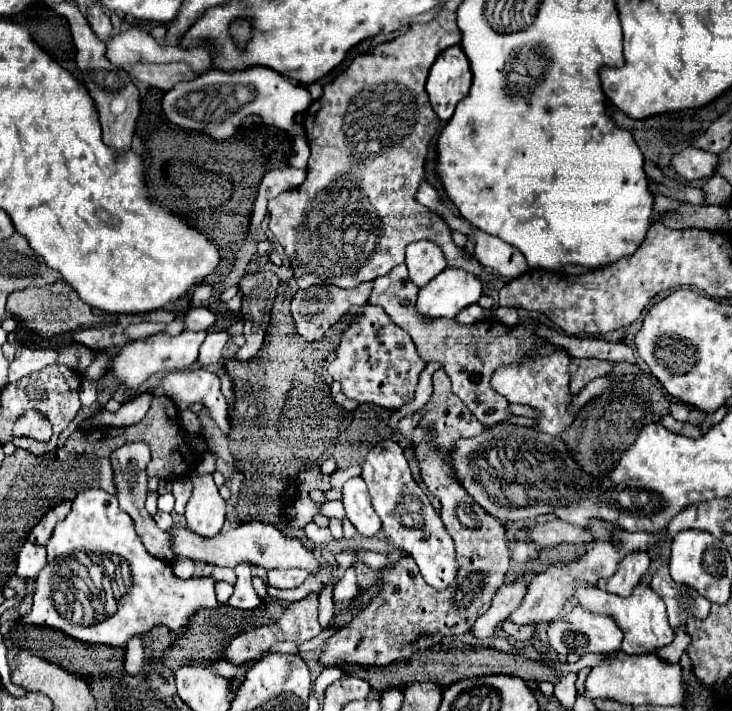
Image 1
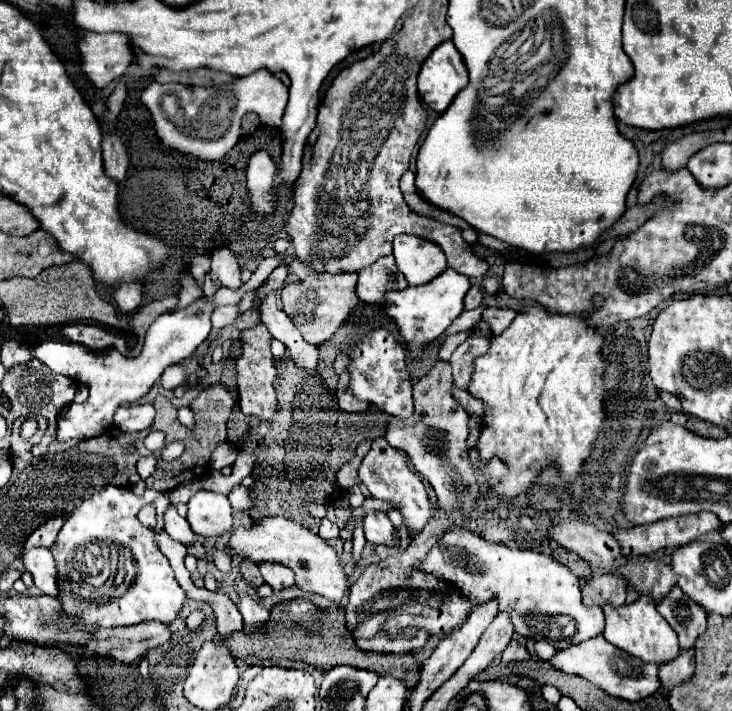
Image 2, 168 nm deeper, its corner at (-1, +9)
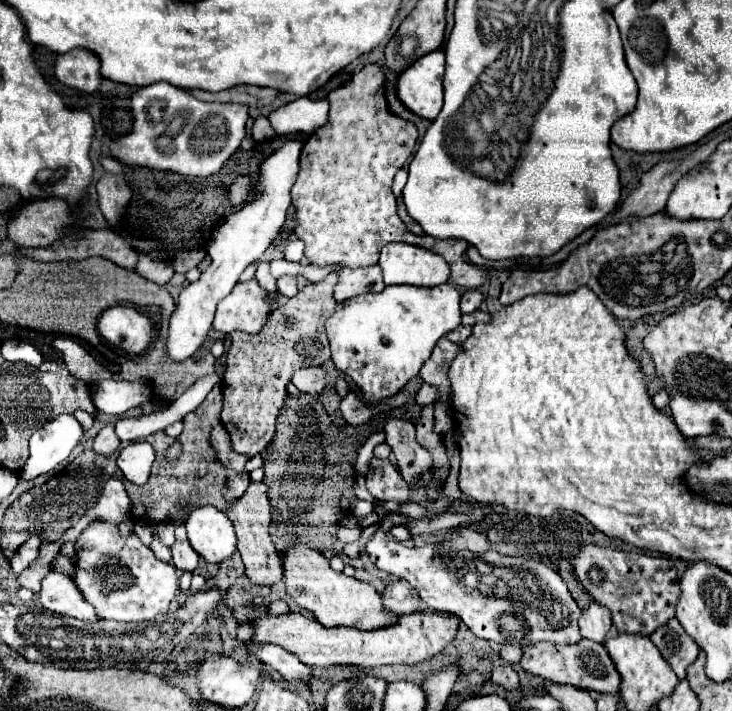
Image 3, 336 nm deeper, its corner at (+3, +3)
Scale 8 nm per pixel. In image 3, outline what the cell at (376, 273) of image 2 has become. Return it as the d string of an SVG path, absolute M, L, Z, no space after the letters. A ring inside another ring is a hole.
M378 266L366 268L342 268L338 272L338 284L334 286L336 302L344 302L346 298L360 296L364 292L380 292L384 290L384 280L380 278Z

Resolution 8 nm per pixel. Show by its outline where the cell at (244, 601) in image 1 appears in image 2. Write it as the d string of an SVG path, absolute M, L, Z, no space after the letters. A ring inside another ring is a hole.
M240 592L236 598L236 606L240 614L244 616L244 630L252 632L262 628L262 624L268 620L268 608L264 608L262 600L254 596L254 592Z

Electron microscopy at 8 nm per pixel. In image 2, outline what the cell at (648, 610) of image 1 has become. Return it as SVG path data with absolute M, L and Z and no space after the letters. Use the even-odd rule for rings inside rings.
M640 596L632 604L624 604L624 606L606 604L604 606L604 614L608 620L606 640L612 642L614 646L626 650L628 654L642 658L644 662L662 664L664 660L672 660L672 656L676 656L676 652L680 652L680 646L678 646L676 632L670 628L668 622L664 622L660 612L656 610L656 604L652 604L652 602L654 602L652 596Z

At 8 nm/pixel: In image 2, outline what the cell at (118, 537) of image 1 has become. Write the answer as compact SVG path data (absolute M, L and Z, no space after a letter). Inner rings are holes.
M106 486L104 490L100 490L98 494L82 500L80 506L76 506L72 510L70 516L66 516L62 530L58 532L58 538L54 542L54 546L50 548L54 560L56 560L56 568L58 568L58 602L62 606L60 610L60 618L68 618L72 620L74 628L78 632L82 632L84 636L94 636L98 630L104 628L124 628L124 626L134 626L140 622L162 622L162 624L172 624L178 616L178 612L182 610L184 602L186 602L186 592L182 590L182 586L178 584L178 580L174 578L174 572L166 560L166 556L156 548L154 542L154 530L146 528L138 522L136 514L142 506L153 503L161 493L147 489L142 497L134 496L134 492L128 486ZM88 542L118 542L126 554L130 554L132 564L134 564L134 580L114 580L112 578L112 586L98 586L98 578L88 578L90 574L86 574L88 570L84 570L84 564L74 562L76 558L76 550L80 546L86 546Z

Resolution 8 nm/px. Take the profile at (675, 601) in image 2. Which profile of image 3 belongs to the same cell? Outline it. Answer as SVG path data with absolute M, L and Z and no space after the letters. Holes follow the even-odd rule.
M672 618L672 622L668 622L666 626L662 626L662 630L656 630L656 634L652 634L650 638L664 656L664 660L672 666L678 680L684 680L688 666L698 658L700 652L696 642L692 642L692 638L684 634L676 618Z

